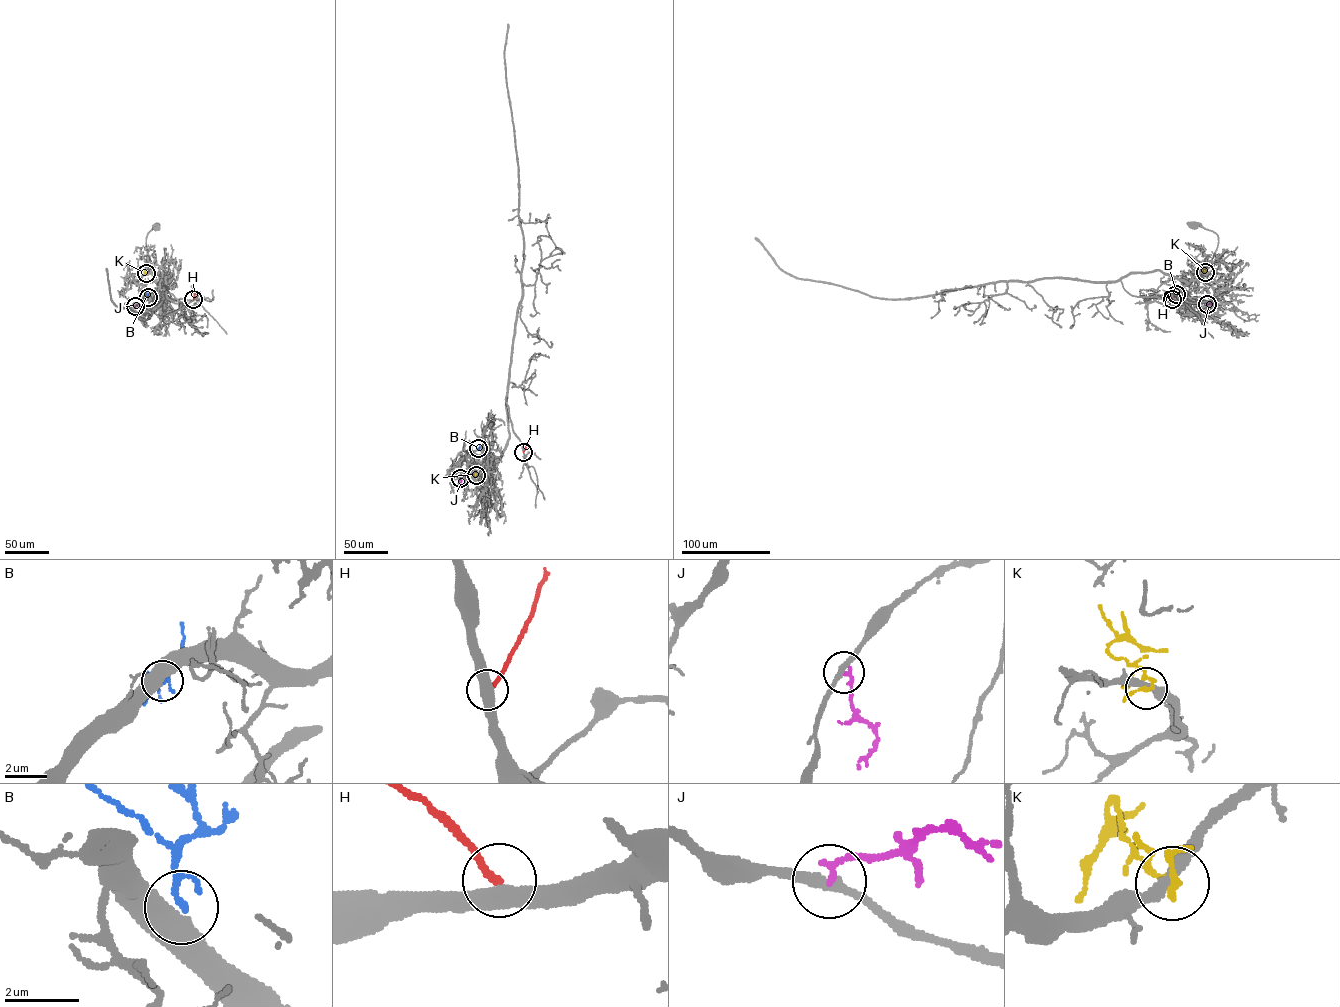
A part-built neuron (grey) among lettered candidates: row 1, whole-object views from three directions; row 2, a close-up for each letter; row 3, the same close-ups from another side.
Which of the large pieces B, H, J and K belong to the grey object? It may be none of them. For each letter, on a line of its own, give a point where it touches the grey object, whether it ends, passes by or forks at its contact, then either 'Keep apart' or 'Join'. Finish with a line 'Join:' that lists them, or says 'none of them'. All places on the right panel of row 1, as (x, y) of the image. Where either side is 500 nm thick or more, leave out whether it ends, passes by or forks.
B: Touches grey at (1176, 294). Join
H: Touches grey at (1172, 299). It ends there. Keep apart
J: Touches grey at (1207, 304). It ends there. Keep apart
K: Touches grey at (1205, 272). It passes by. Keep apart
Join: B

